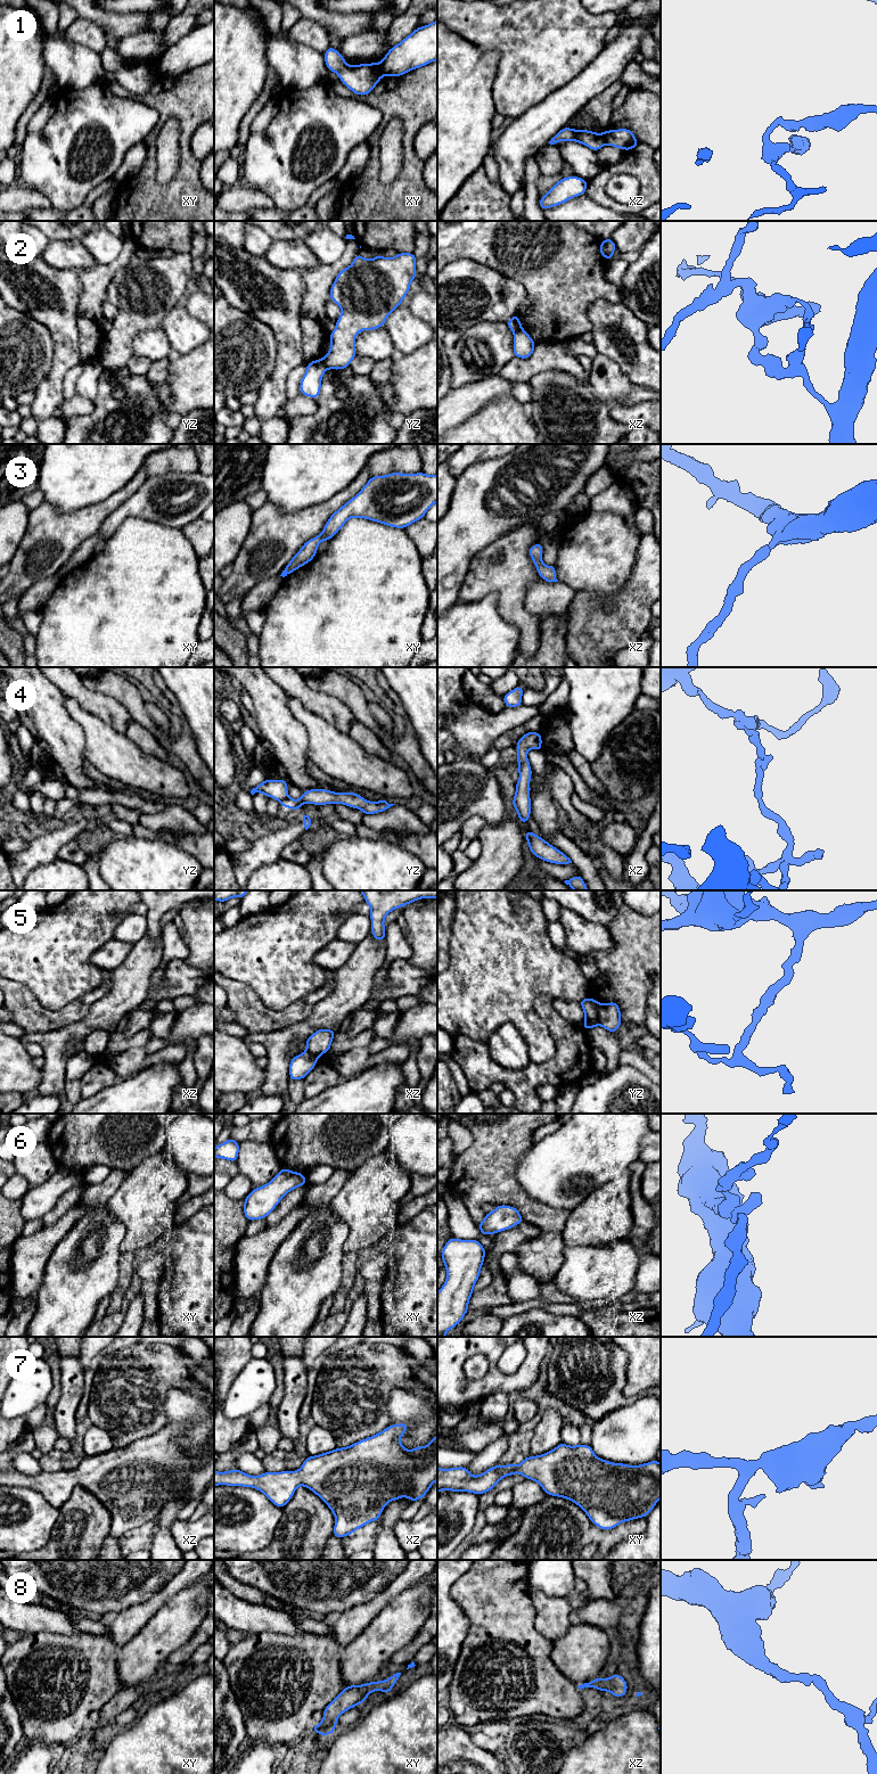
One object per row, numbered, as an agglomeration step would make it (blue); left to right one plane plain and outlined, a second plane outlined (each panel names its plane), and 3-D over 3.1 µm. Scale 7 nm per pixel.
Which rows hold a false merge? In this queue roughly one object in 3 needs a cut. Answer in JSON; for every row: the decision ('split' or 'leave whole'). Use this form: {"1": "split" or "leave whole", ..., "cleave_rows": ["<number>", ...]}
{"1": "split", "2": "split", "3": "leave whole", "4": "split", "5": "split", "6": "leave whole", "7": "leave whole", "8": "leave whole", "cleave_rows": ["1", "2", "4", "5"]}

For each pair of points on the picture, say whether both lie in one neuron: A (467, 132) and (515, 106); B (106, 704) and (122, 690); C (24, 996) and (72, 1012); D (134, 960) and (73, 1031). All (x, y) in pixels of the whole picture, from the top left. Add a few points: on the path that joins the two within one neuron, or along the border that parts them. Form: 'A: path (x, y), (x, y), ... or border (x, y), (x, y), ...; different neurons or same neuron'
A: border (492, 85), (493, 106), (497, 112); different neurons
B: border (88, 688), (114, 697), (131, 717); different neurons
C: path (33, 1009), (40, 1016), (59, 1016); same neuron
D: path (131, 979), (92, 1020); same neuron

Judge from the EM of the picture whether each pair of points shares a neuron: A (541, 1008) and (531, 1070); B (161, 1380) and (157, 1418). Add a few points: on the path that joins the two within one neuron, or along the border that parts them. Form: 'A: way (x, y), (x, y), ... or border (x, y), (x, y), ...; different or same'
A: way (558, 1027), (562, 1031), (562, 1057), (550, 1068); same
B: way (160, 1389), (157, 1409); same

